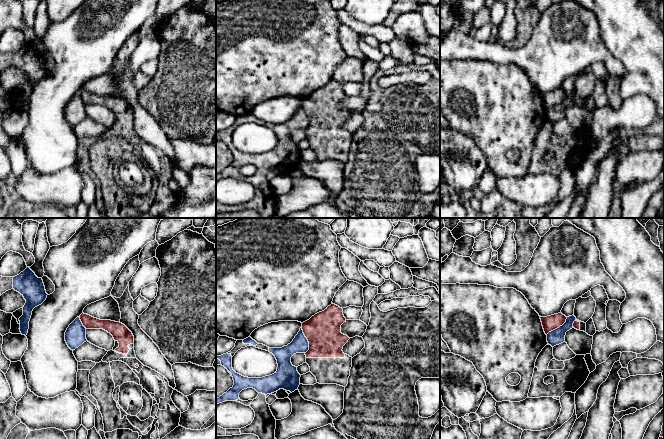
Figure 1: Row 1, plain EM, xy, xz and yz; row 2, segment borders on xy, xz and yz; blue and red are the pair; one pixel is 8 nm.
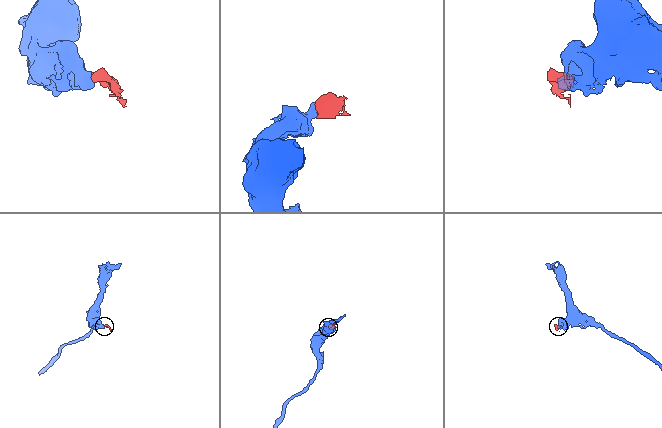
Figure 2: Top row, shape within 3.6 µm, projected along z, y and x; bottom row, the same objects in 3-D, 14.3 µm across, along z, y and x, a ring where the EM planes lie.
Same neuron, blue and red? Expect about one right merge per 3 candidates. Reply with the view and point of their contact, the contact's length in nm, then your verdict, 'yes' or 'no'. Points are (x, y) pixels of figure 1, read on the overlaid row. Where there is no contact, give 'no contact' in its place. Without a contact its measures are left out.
contact xz (307, 340); length 220 nm; no

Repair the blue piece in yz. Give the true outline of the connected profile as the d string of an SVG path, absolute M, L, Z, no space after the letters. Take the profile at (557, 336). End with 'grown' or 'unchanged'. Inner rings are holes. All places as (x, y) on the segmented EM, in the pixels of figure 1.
M574 315L567 317L566 322L559 328L549 332L547 334L547 342L552 347L565 342L566 332L574 328L573 323L576 321Z; unchanged

